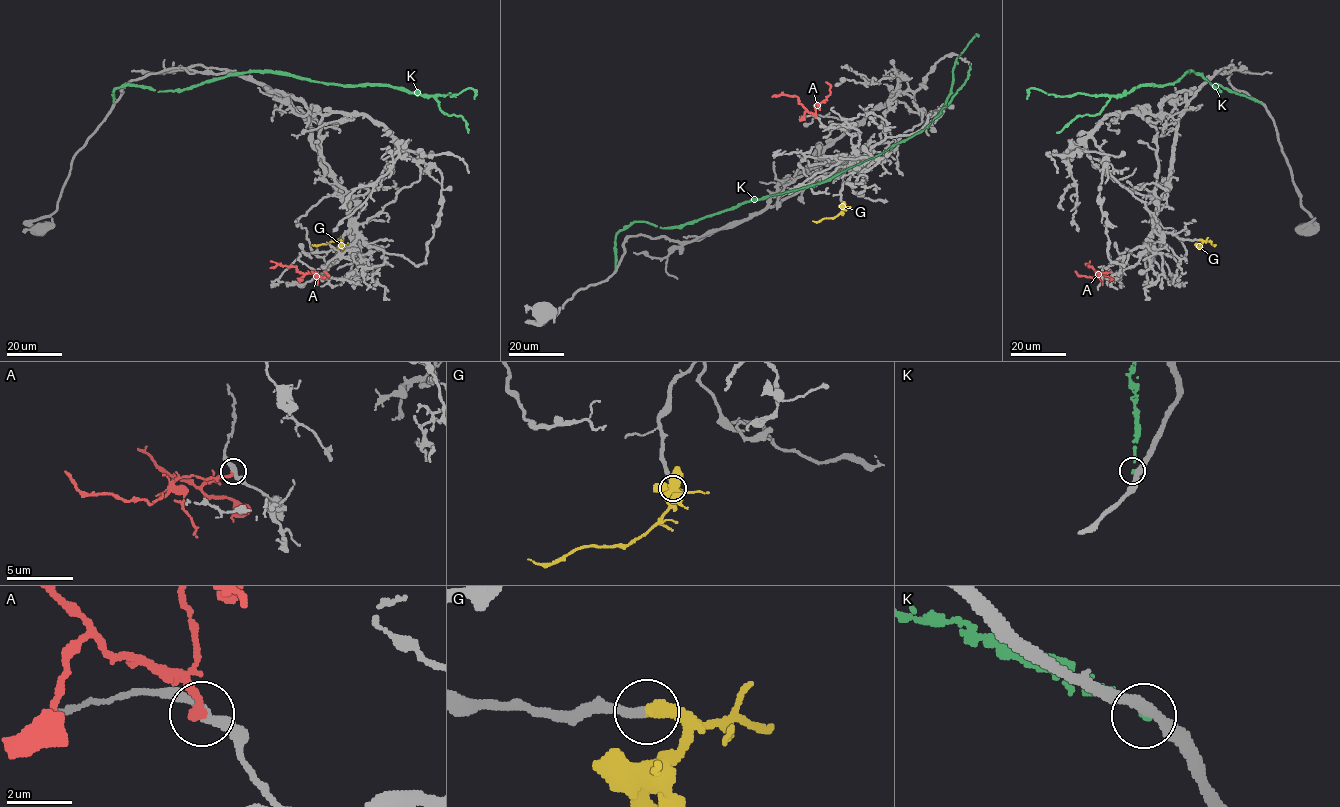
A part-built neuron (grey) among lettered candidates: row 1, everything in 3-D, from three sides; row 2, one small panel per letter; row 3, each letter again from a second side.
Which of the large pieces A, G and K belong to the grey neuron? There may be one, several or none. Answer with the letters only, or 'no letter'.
G

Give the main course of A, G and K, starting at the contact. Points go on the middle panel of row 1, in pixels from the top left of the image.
A: (816, 117), (795, 96), (772, 96)
G: (843, 206), (834, 217), (813, 221)
K: (614, 268), (616, 234), (635, 221), (692, 223), (829, 181), (920, 132), (941, 110), (955, 62), (976, 34)

